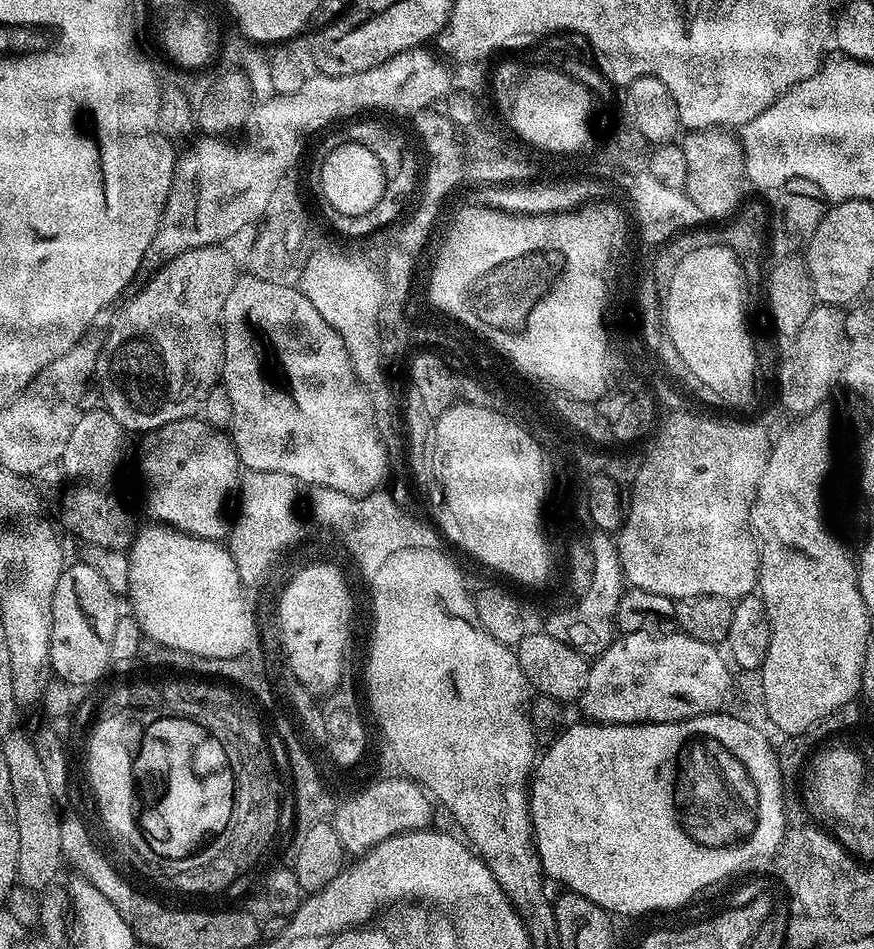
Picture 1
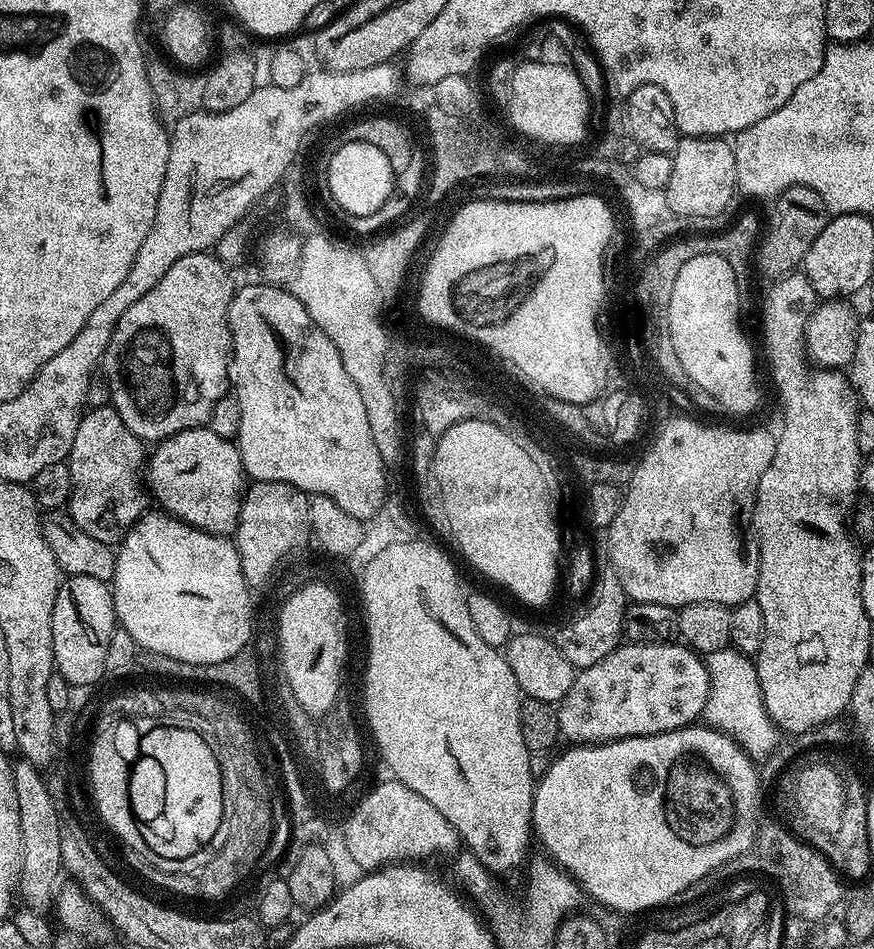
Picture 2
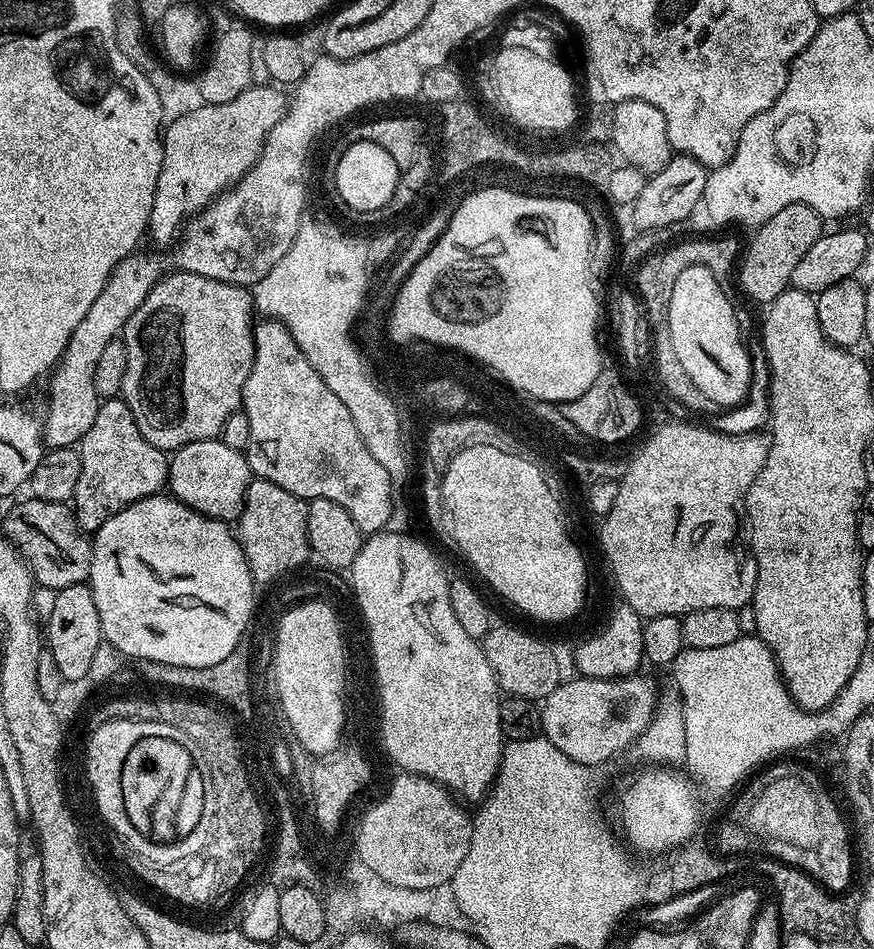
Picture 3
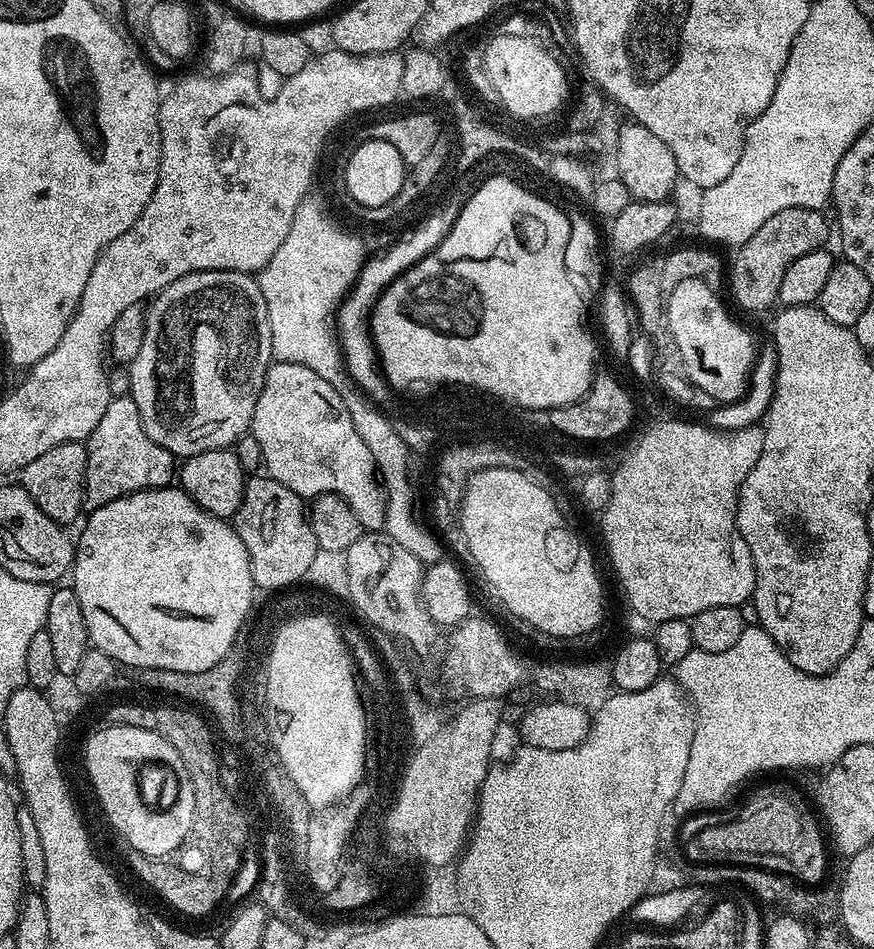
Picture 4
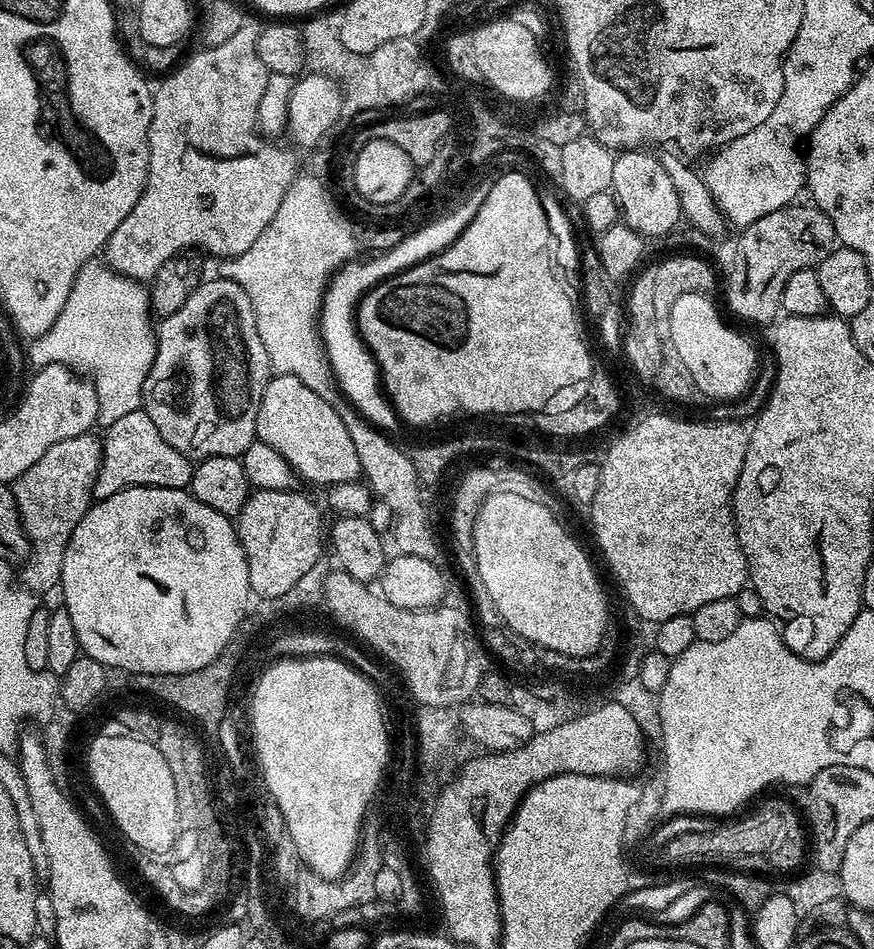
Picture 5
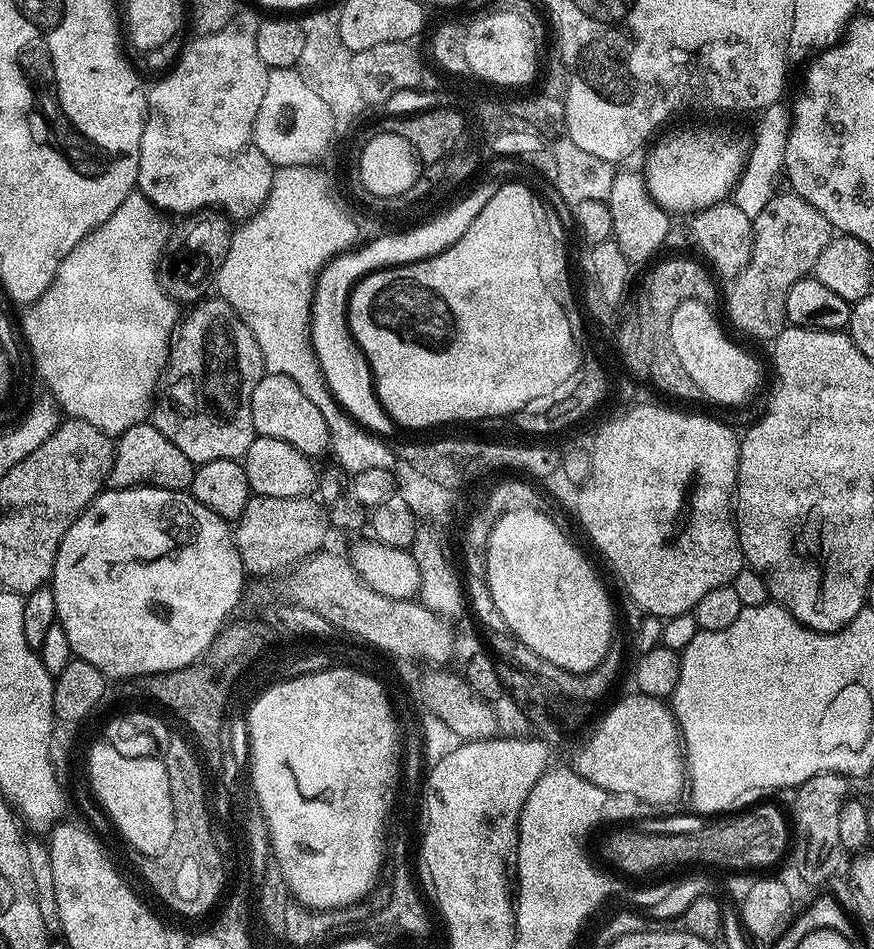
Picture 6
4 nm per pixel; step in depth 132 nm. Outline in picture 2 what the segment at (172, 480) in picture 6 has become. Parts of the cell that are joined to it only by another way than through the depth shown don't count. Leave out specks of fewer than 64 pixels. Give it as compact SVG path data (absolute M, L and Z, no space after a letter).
M111 406L91 408L81 415L80 425L74 434L74 442L68 451L66 463L72 479L72 497L66 501L66 511L78 527L86 530L86 534L90 534L90 538L98 538L98 542L112 546L123 540L129 528L149 507L150 496L145 484L146 444L128 429L115 408Z

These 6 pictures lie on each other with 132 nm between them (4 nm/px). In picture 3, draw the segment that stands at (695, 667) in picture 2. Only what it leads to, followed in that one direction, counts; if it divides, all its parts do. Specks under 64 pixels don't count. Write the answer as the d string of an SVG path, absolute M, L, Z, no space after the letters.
M644 675L622 680L565 679L542 702L540 727L544 739L558 746L566 758L589 766L604 764L627 748L629 751L650 726L658 703L656 684Z

